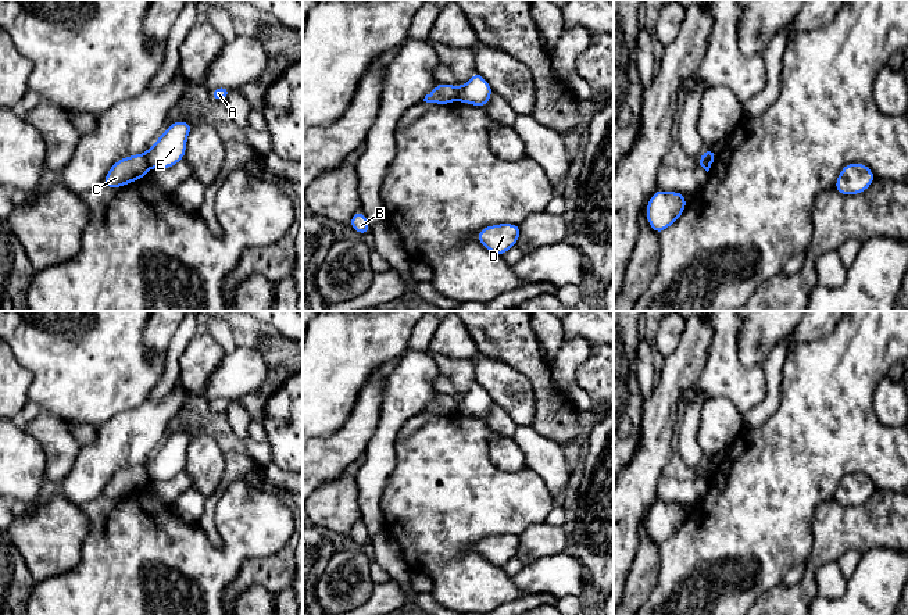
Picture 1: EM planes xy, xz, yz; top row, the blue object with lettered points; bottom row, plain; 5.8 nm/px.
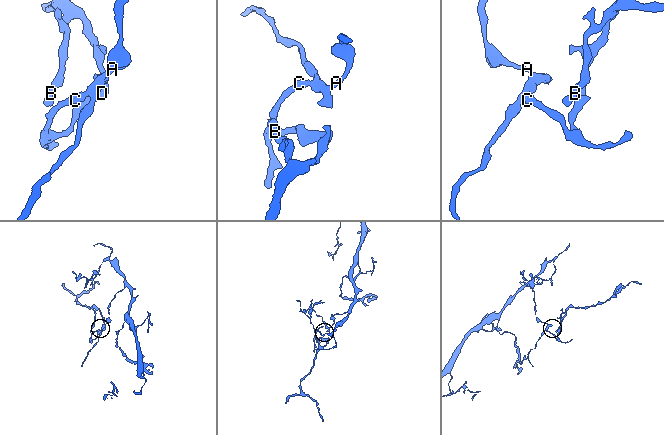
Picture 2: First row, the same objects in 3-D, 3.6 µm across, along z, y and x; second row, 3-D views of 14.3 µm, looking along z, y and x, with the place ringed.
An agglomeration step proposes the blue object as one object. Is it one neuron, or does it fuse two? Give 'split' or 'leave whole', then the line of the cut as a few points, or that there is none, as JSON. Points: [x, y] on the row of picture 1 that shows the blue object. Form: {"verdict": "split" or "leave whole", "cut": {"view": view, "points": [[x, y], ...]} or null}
{"verdict": "split", "cut": {"view": "xy", "points": [[143, 154], [149, 167]]}}

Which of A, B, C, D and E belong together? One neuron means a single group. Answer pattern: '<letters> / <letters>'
A E / B C D

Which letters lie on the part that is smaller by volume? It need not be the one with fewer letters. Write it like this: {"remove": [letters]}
{"remove": ["B", "C", "D"]}

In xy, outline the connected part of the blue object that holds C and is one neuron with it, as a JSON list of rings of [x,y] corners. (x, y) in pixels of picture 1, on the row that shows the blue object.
[[[133,154],[115,161],[106,174],[103,186],[118,189],[135,180],[144,178],[149,172],[149,164],[144,154]]]

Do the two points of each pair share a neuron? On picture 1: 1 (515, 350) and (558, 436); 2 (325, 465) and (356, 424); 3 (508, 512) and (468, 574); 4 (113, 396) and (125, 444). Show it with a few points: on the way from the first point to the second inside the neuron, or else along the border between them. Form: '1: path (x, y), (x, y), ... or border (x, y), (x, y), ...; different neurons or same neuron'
1: path (536, 371), (544, 392), (562, 415); same neuron
2: path (333, 456), (356, 433); same neuron
3: path (489, 517), (457, 549), (457, 554); same neuron
4: border (147, 399), (135, 407), (115, 414), (97, 428); different neurons

